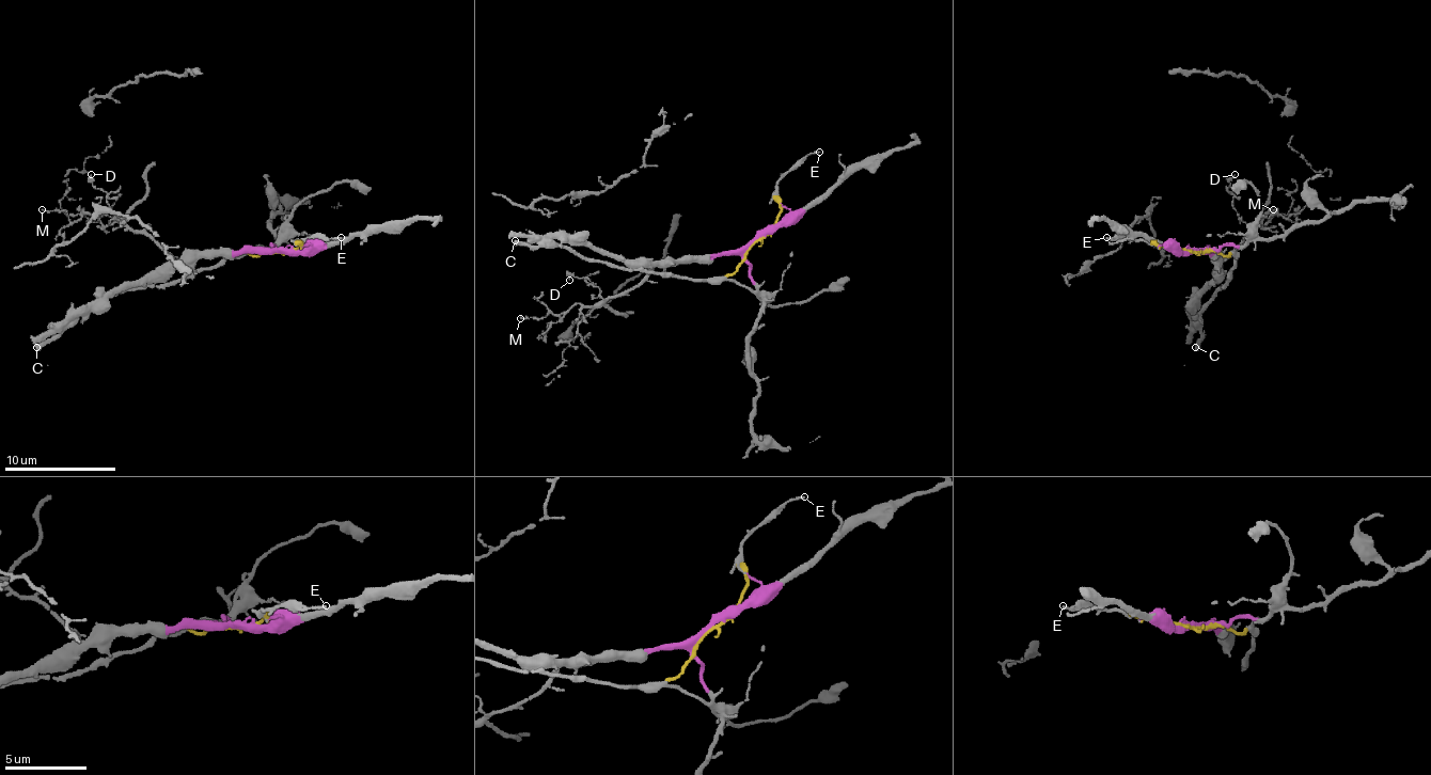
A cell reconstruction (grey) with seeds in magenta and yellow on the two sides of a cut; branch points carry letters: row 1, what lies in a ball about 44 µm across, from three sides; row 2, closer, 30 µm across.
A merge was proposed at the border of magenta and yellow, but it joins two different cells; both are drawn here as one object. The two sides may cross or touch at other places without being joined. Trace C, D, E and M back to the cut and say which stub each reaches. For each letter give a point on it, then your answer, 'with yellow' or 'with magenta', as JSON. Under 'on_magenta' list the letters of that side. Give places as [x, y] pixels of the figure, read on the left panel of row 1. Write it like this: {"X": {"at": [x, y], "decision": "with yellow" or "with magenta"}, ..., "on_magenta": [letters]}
{"C": {"at": [36, 347], "decision": "with yellow"}, "D": {"at": [91, 174], "decision": "with magenta"}, "E": {"at": [341, 237], "decision": "with yellow"}, "M": {"at": [42, 209], "decision": "with magenta"}, "on_magenta": ["D", "M"]}

